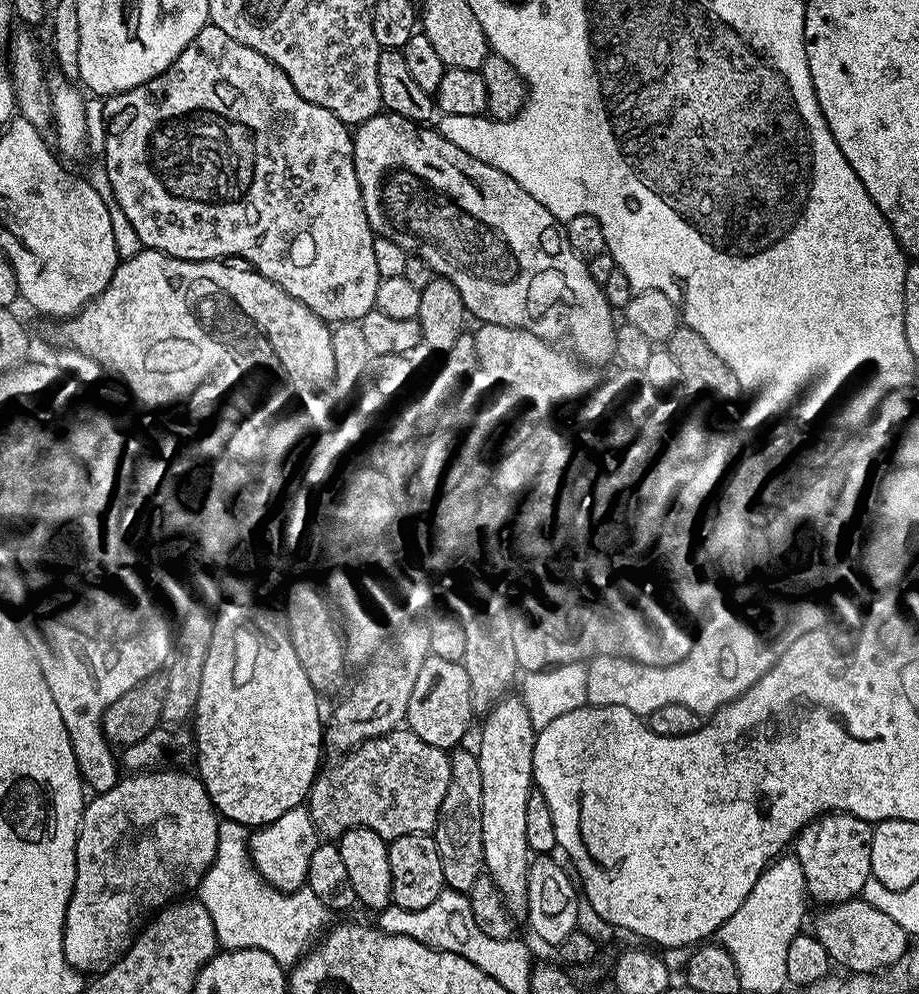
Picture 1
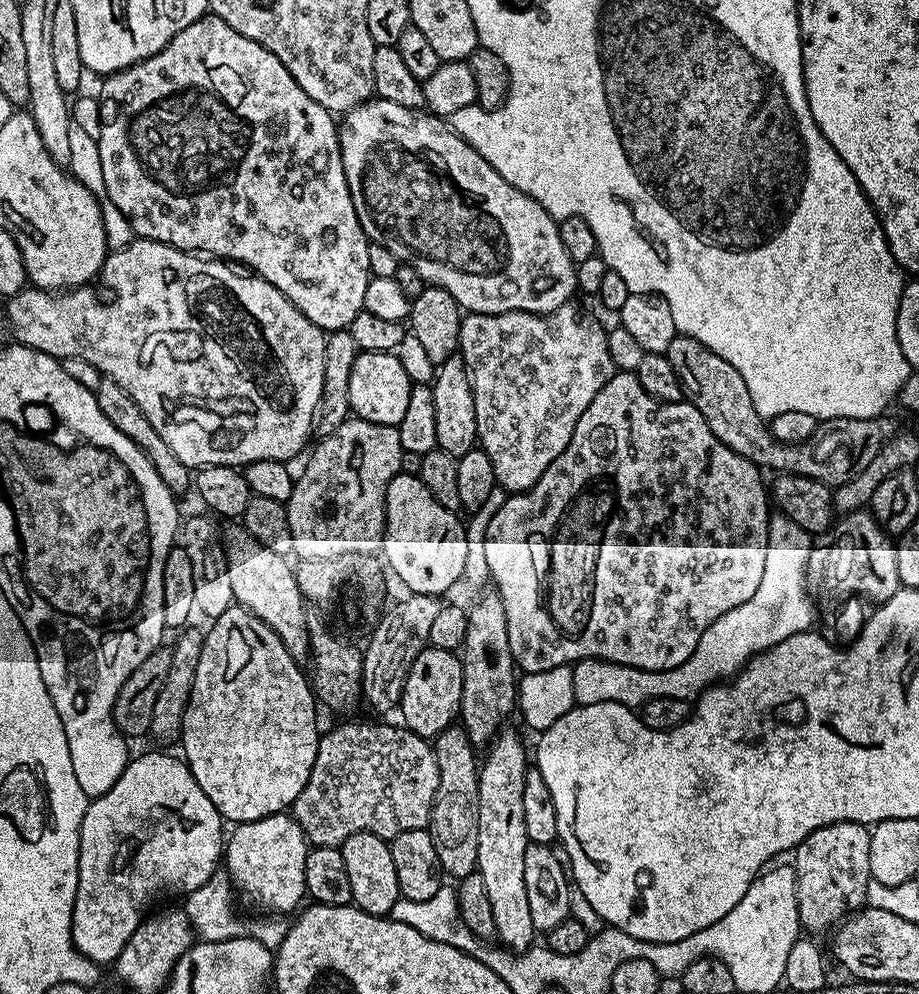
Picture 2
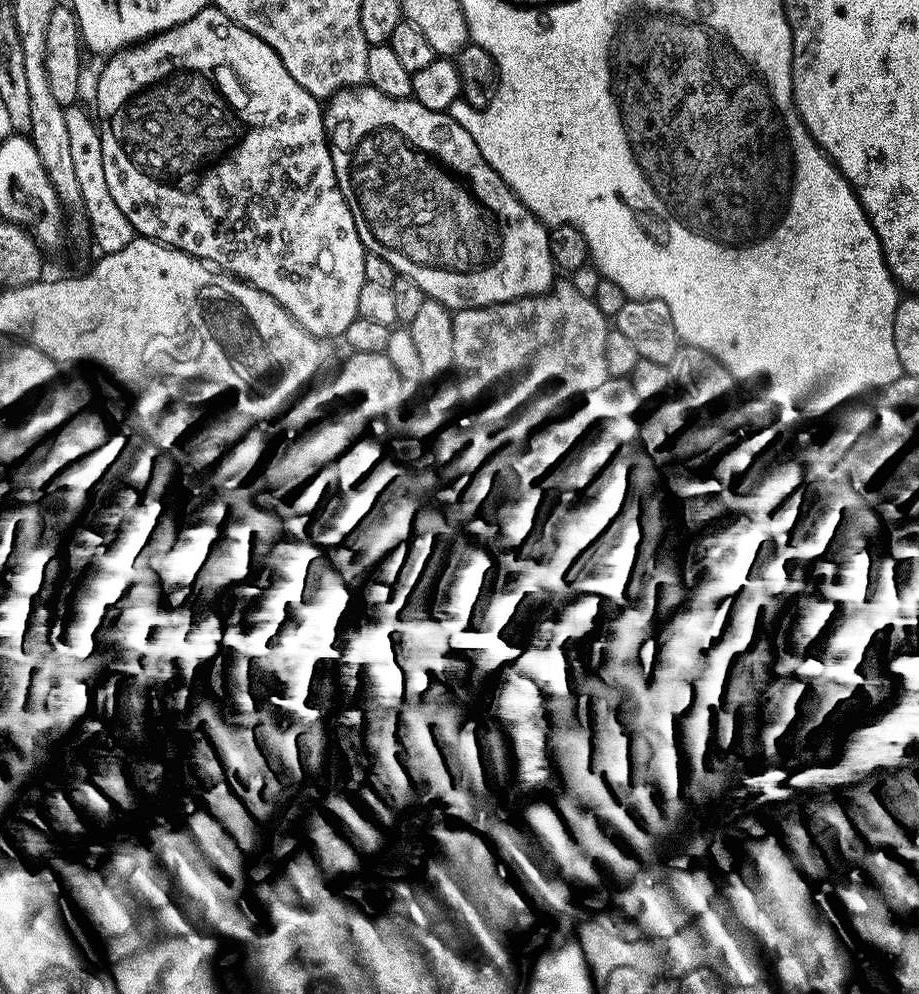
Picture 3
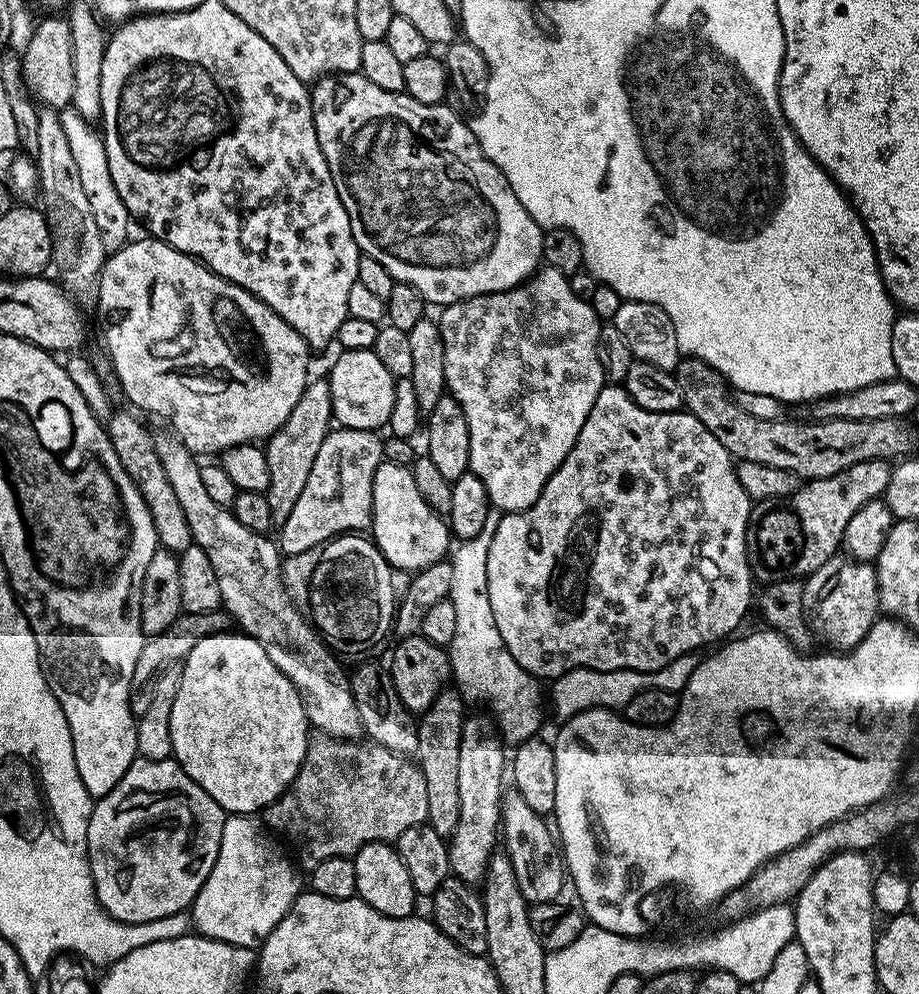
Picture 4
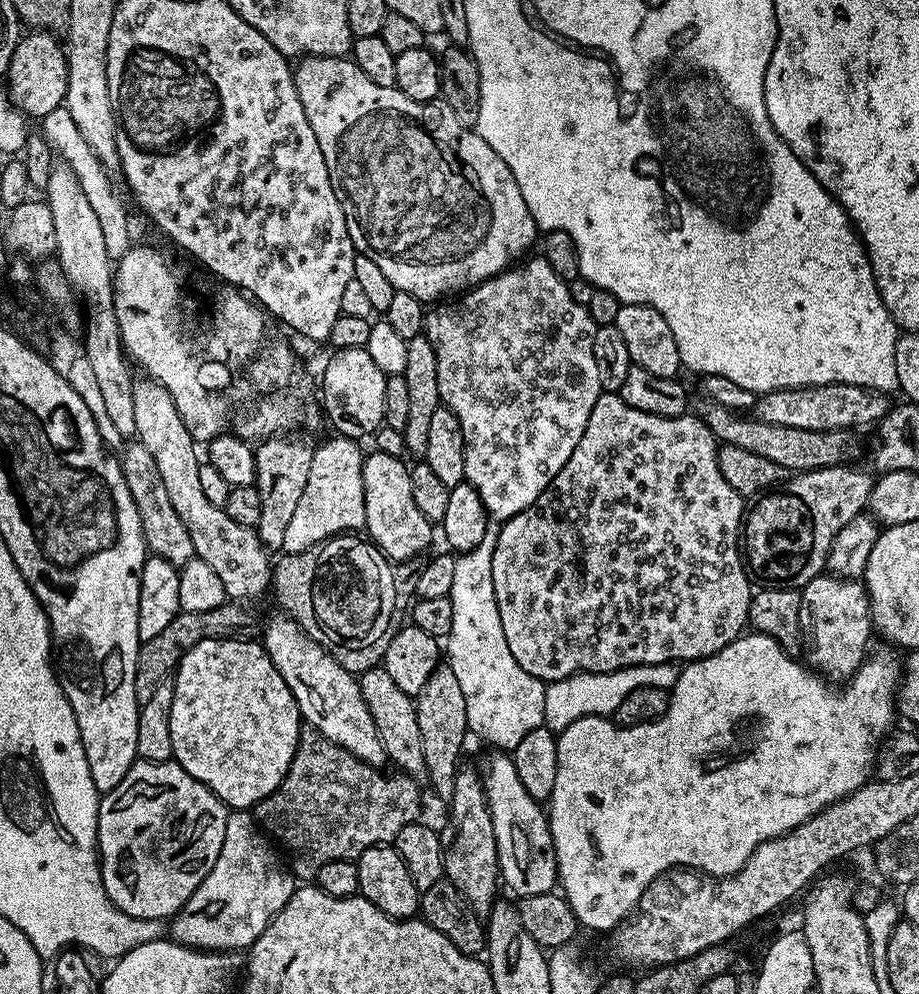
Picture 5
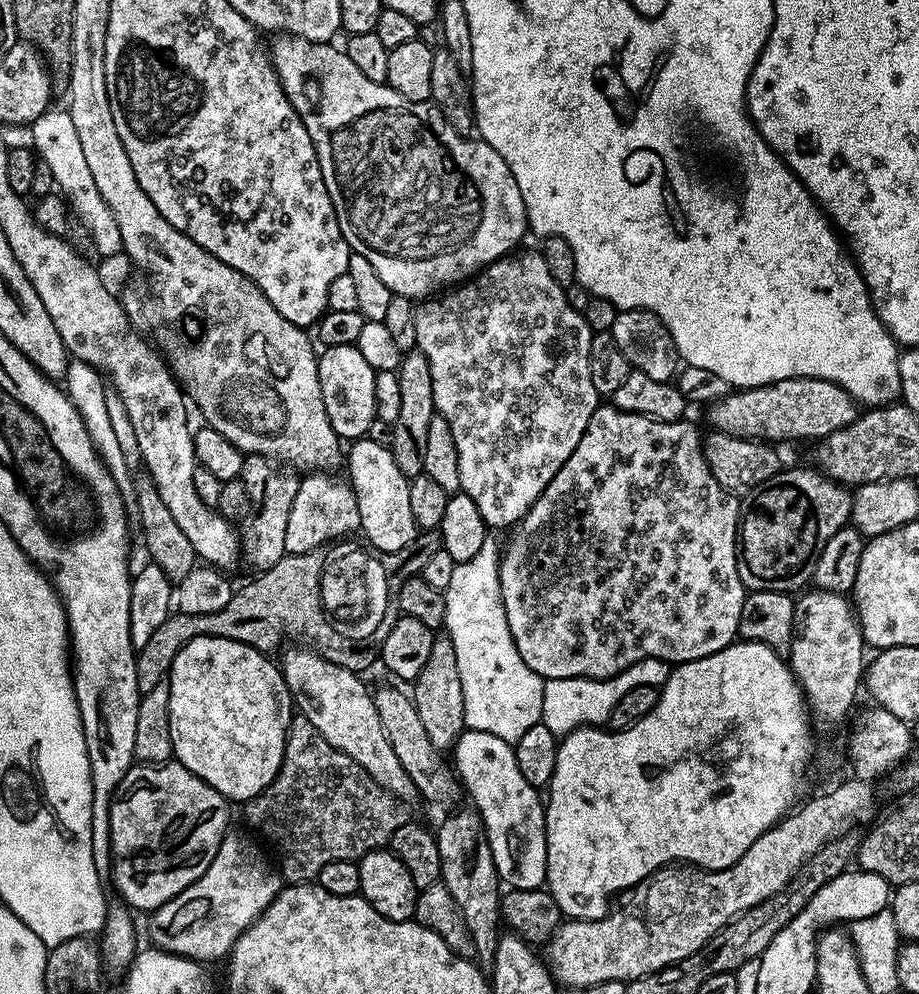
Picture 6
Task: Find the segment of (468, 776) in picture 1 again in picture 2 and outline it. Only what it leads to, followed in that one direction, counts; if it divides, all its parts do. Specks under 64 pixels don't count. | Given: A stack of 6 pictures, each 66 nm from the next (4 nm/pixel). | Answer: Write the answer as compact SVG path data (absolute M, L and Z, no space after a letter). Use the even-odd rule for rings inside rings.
M453 726L439 732L434 738L434 747L438 762L438 790L434 794L434 802L432 803L430 831L438 850L438 862L447 875L449 872L452 876L468 878L476 872L476 863L478 862L478 782L480 781L480 769L478 756L476 760L477 749L464 733L463 727L460 726Z

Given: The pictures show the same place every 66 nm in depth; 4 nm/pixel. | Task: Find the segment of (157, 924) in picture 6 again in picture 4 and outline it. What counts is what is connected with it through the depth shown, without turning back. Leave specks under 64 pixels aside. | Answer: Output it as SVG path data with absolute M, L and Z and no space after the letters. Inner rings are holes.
M252 814L225 817L214 869L193 900L190 920L199 935L227 944L256 948L292 908L303 886L301 871L284 854L283 845Z

